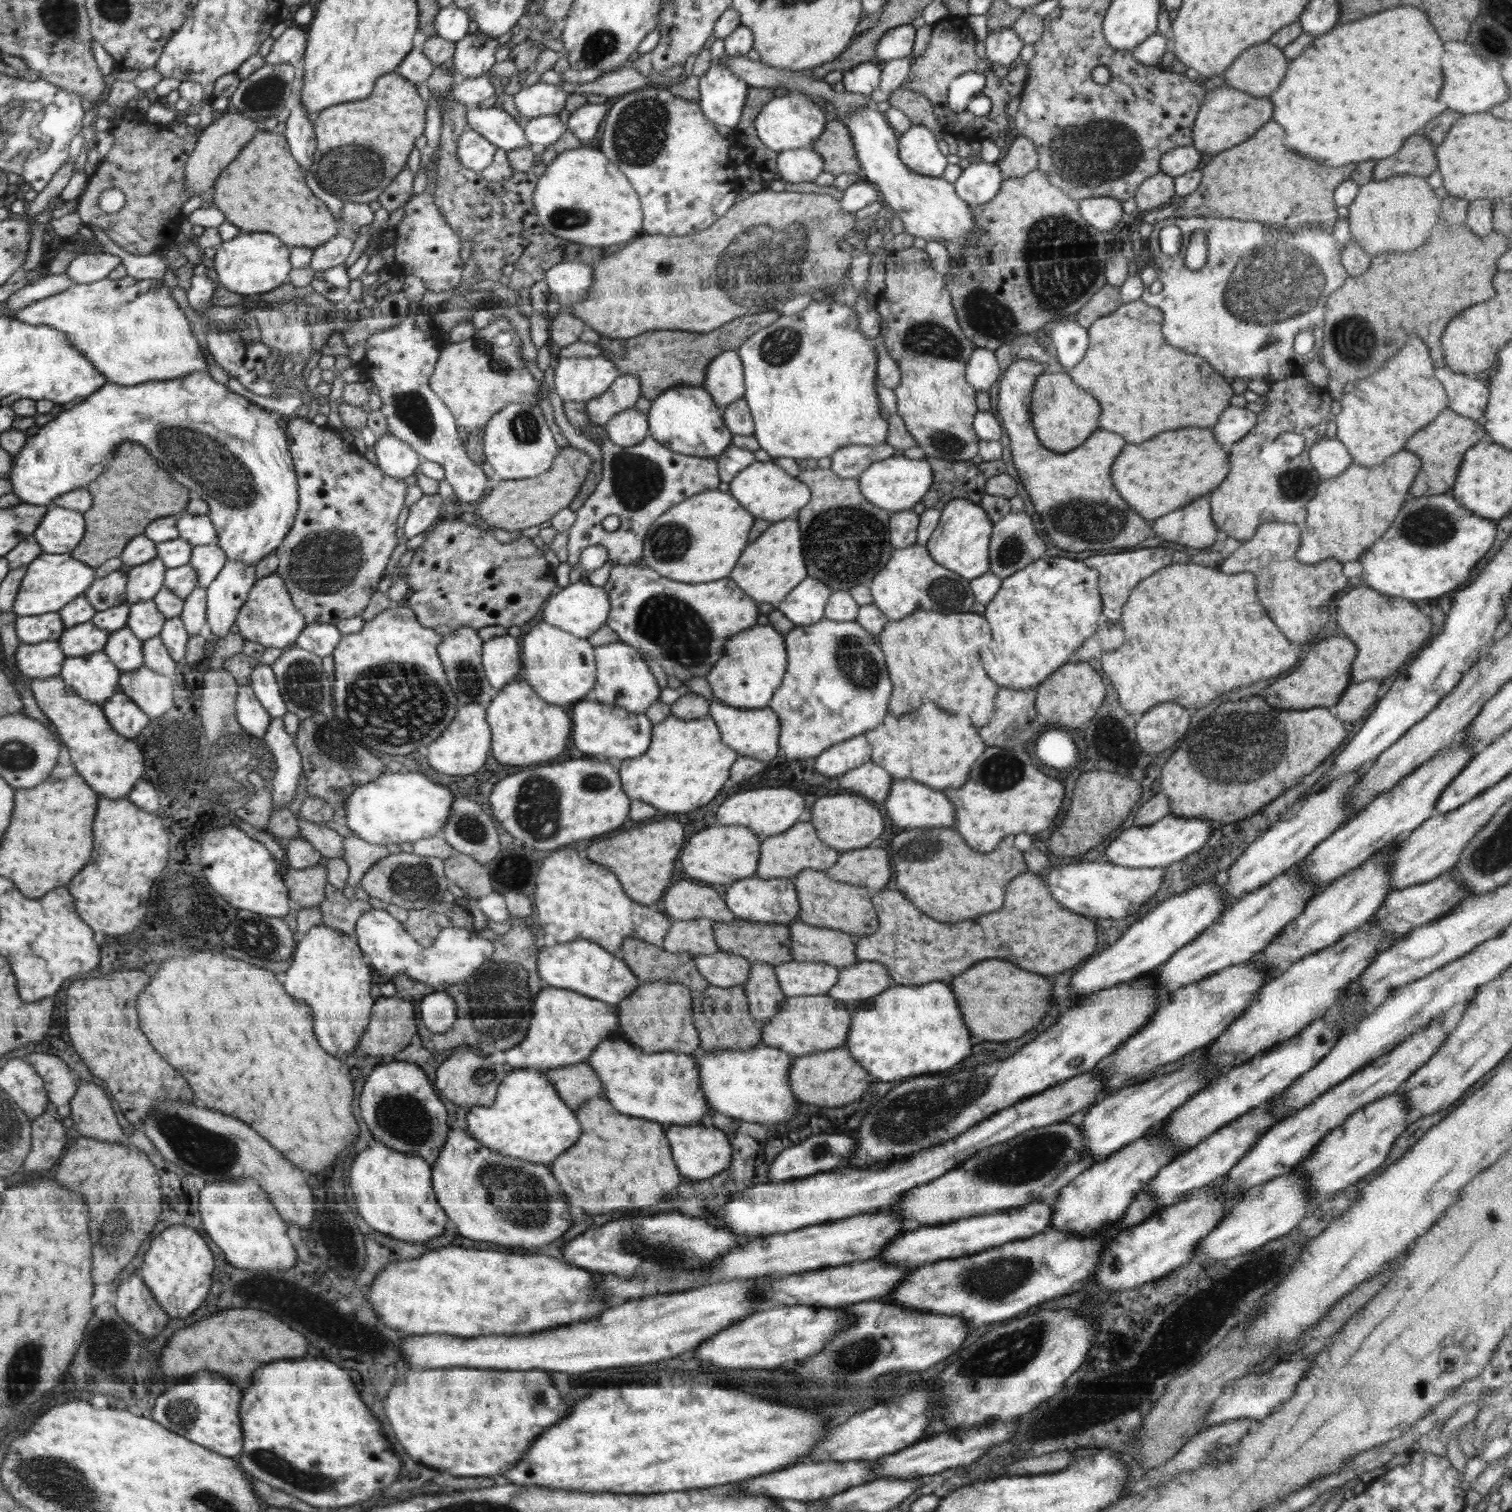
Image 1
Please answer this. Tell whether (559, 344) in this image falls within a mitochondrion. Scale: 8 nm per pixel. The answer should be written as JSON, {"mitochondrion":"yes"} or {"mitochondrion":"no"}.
{"mitochondrion":"no"}

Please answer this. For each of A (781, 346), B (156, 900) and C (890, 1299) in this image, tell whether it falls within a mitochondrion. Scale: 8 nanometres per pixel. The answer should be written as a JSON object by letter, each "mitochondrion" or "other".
{"A":"mitochondrion","B":"other","C":"other"}

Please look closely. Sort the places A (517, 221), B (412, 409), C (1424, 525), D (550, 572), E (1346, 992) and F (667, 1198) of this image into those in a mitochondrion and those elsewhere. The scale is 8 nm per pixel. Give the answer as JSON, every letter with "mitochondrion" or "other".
{"A":"other","B":"mitochondrion","C":"mitochondrion","D":"other","E":"other","F":"other"}

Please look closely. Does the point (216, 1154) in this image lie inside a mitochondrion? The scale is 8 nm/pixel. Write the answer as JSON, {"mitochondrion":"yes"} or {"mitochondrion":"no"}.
{"mitochondrion":"yes"}

